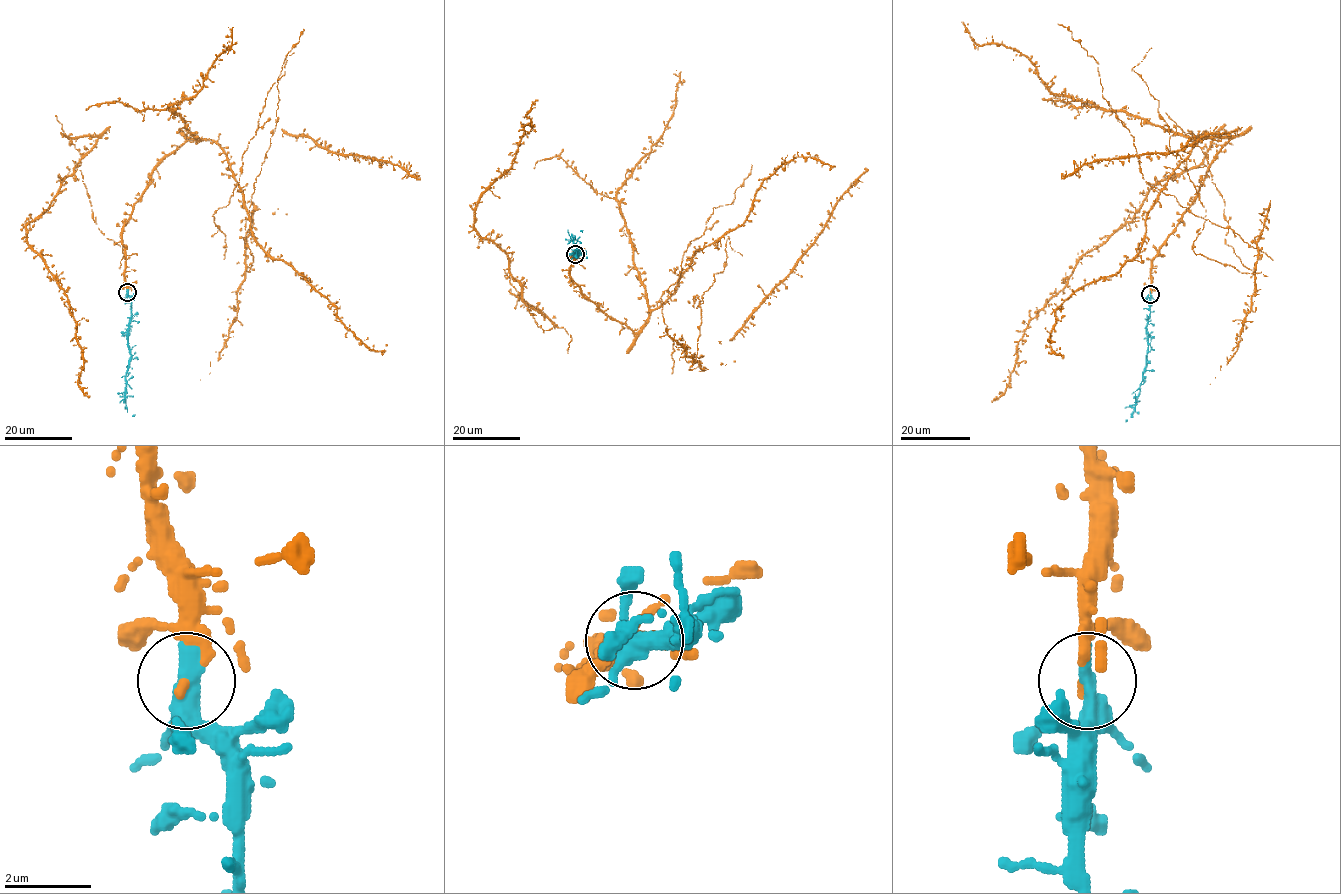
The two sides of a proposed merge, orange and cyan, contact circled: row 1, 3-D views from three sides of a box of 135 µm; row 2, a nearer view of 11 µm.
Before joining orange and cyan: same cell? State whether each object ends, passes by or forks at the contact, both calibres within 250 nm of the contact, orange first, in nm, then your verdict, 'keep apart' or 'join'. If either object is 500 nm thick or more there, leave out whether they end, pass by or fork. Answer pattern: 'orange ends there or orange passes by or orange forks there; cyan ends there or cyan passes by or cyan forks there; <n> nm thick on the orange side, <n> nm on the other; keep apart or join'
orange ends there; cyan forks there; 240 nm thick on the orange side, 340 nm on the other; join

